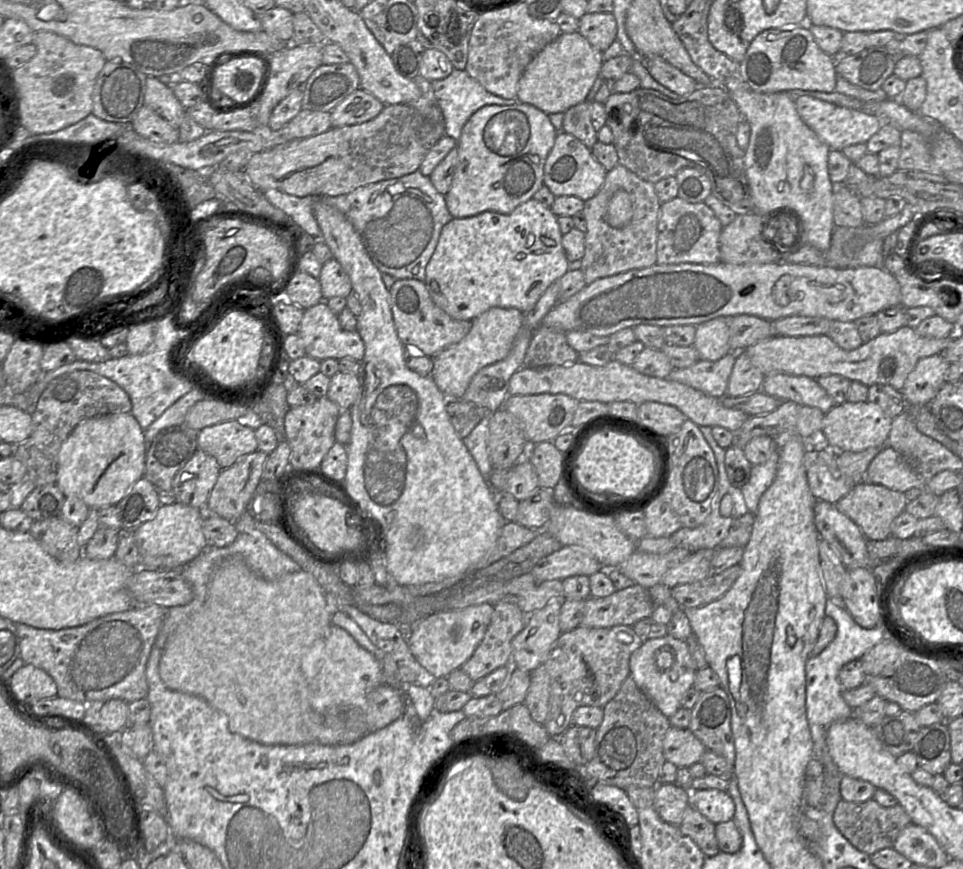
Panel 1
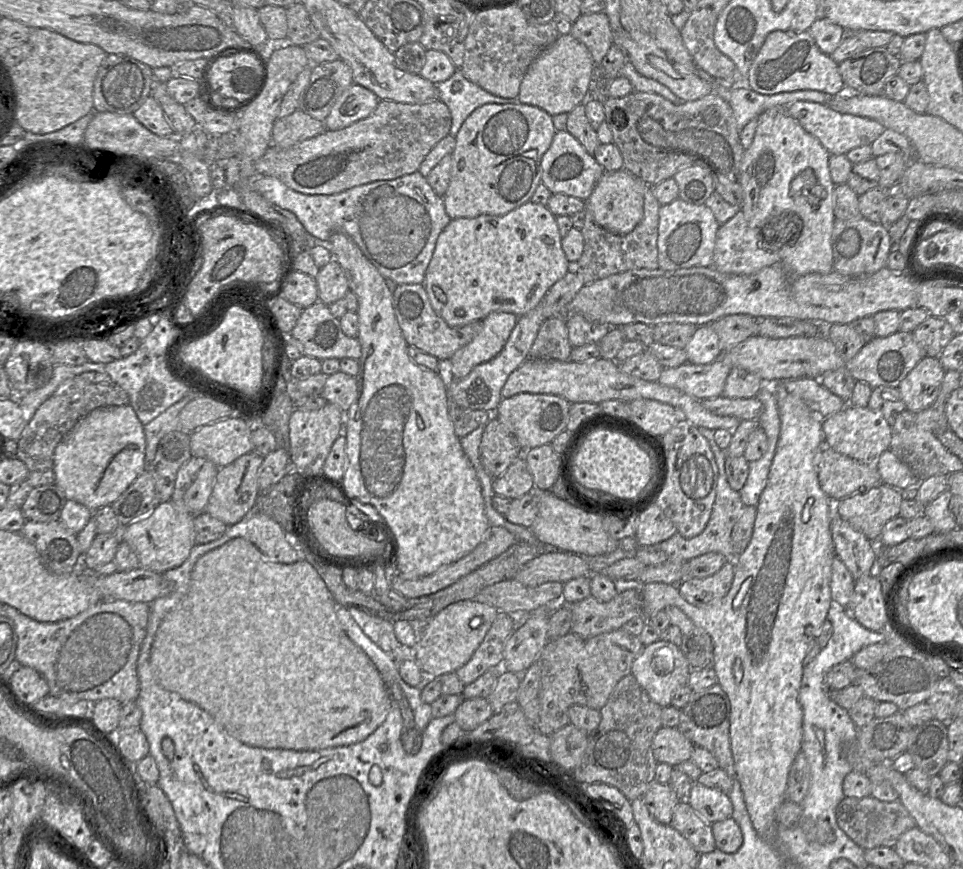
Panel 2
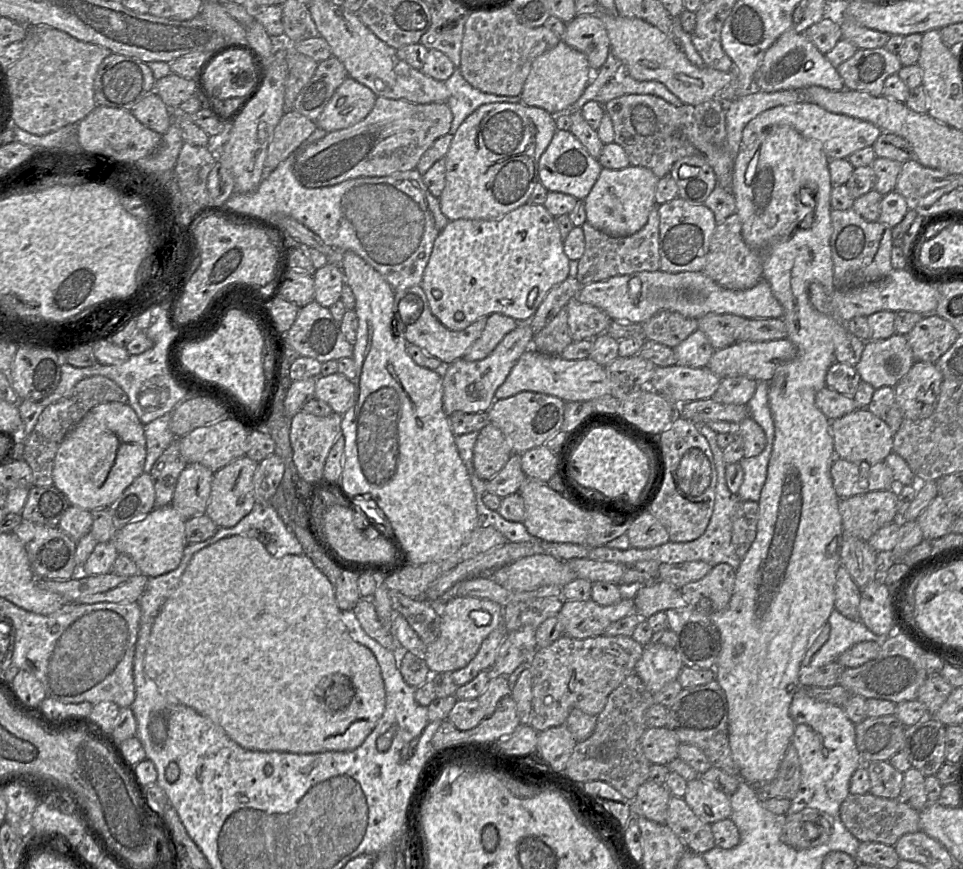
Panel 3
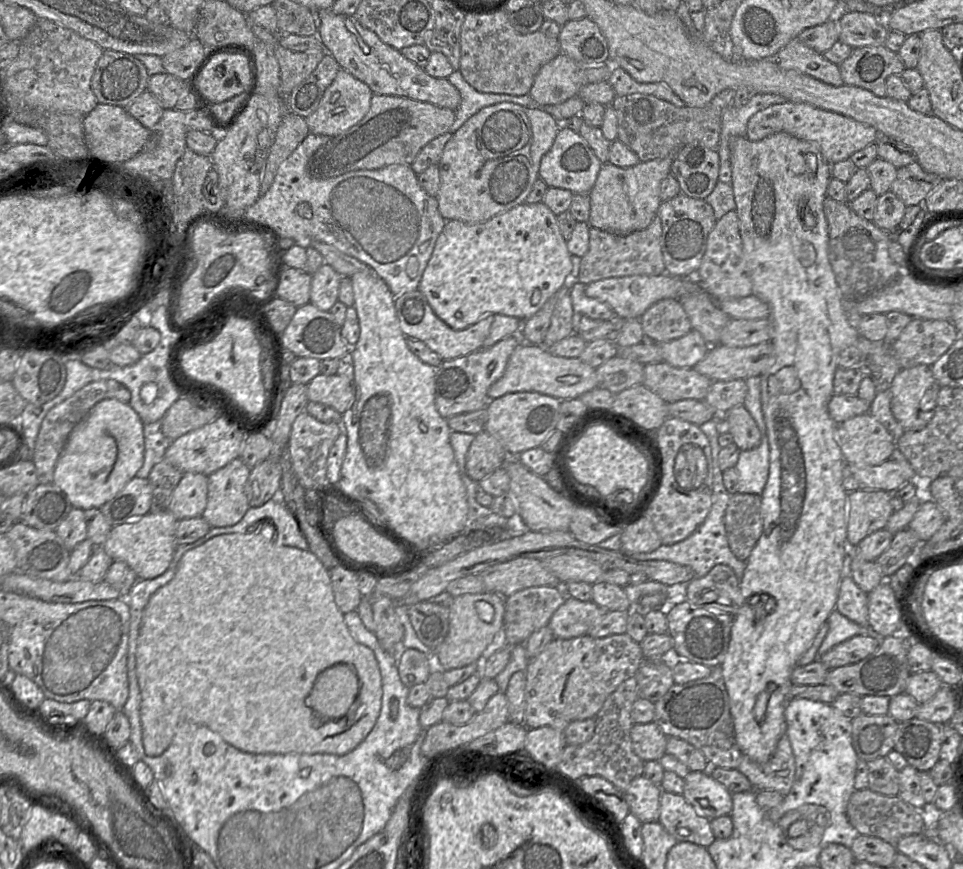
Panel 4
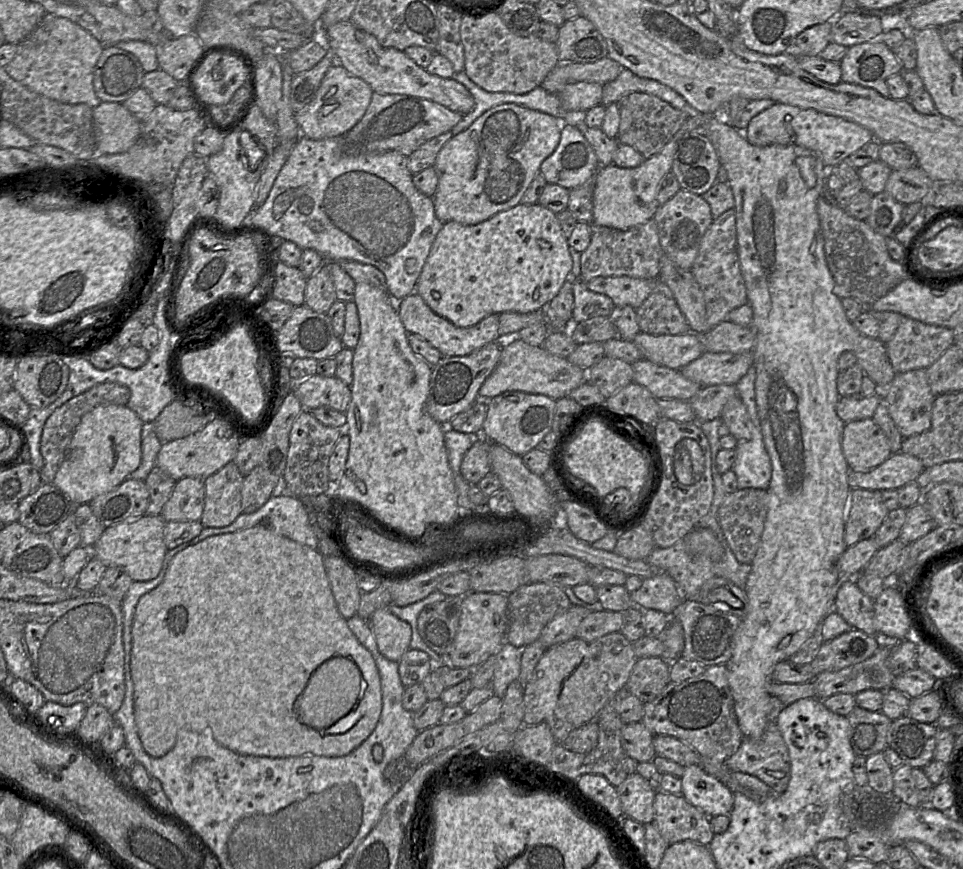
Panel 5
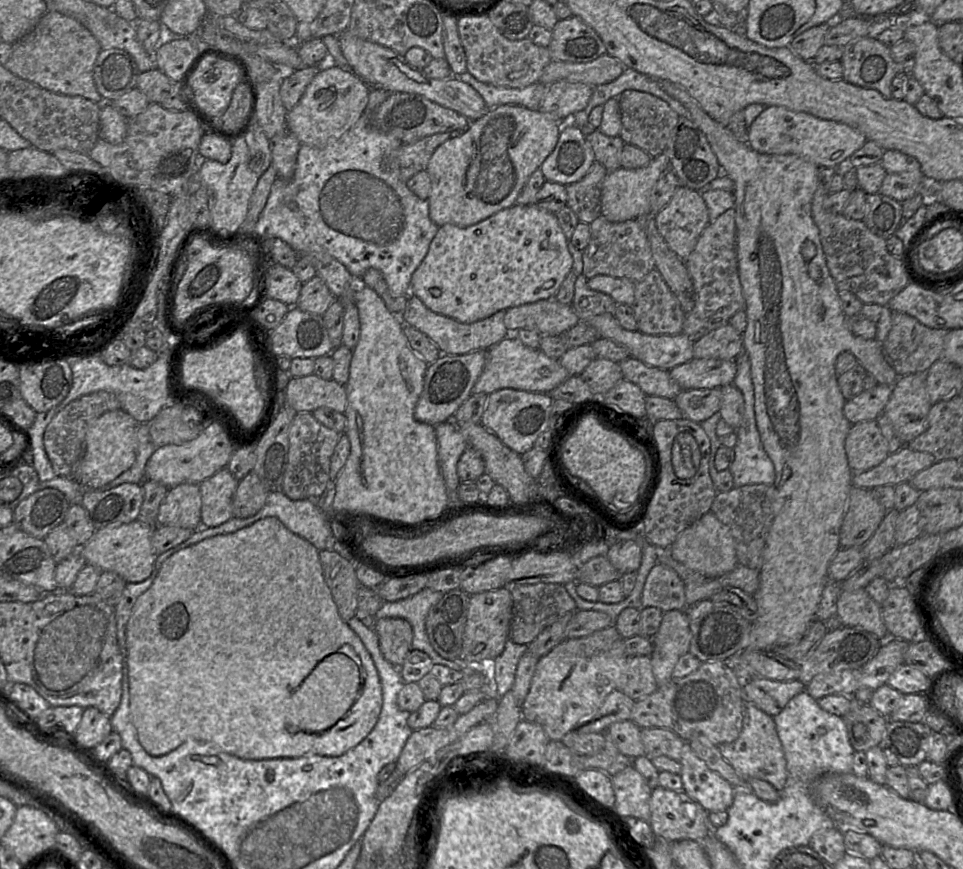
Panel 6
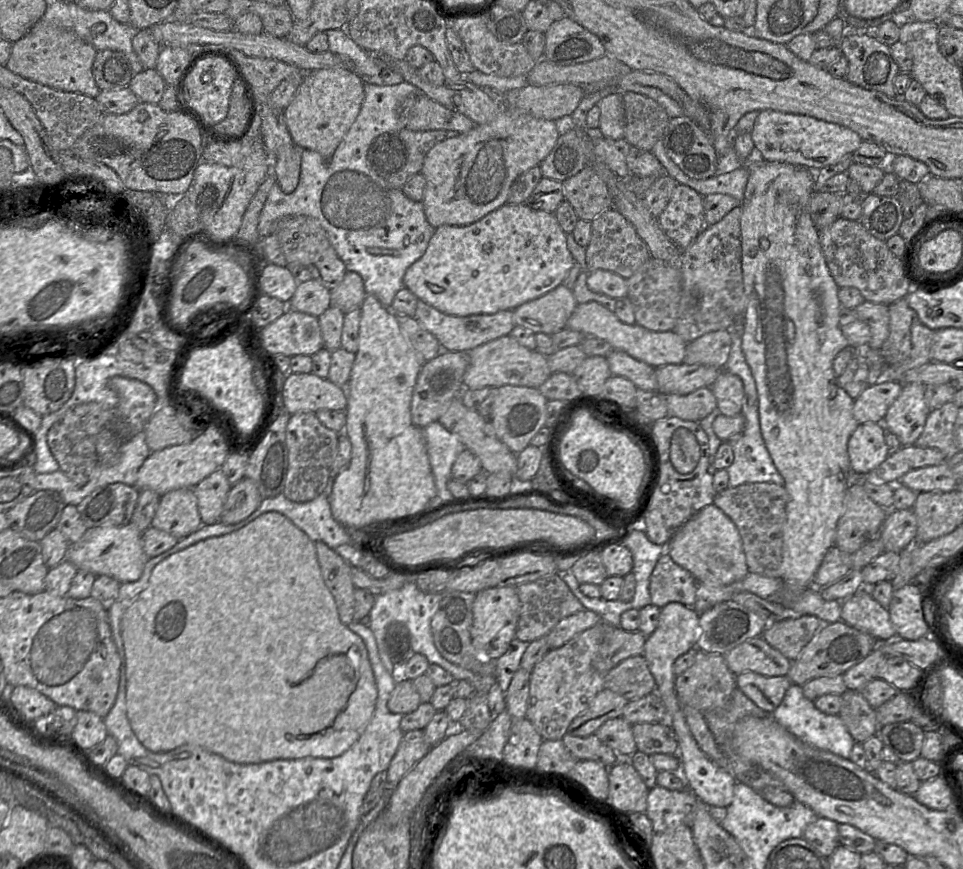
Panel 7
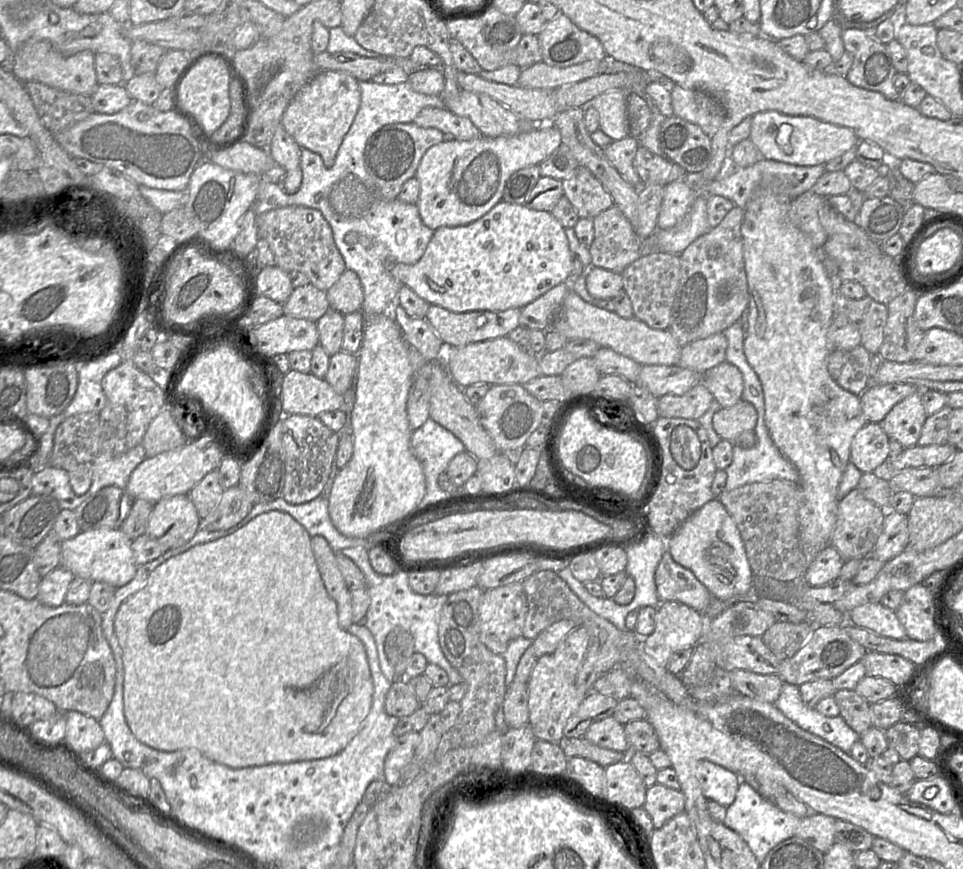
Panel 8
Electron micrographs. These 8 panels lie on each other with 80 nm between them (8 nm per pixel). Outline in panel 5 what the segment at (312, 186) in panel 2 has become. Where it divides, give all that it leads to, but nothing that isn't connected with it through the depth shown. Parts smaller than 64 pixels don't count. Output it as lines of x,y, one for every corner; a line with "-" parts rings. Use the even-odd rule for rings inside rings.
373,92
364,116
342,136
342,152
357,156
396,151
408,157
428,140
451,131
462,116
427,99
401,94
380,95

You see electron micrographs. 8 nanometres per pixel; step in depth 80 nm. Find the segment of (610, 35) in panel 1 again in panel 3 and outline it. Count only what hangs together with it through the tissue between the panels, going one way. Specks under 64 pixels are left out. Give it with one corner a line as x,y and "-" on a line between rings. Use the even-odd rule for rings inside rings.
600,13
576,16
566,24
562,40
586,55
593,72
604,64
610,53
610,40

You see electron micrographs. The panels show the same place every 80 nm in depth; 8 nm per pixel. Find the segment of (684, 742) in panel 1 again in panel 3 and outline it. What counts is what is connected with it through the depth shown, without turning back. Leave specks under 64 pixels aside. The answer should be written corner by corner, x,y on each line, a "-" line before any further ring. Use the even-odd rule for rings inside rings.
667,727
647,728
641,737
641,748
651,764
667,765
678,757
680,742

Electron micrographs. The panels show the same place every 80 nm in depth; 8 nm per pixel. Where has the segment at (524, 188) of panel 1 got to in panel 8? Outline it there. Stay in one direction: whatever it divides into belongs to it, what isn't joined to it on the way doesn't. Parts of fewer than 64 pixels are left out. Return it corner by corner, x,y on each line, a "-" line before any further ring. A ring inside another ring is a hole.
538,124
536,128
514,136
485,137
473,140
442,141
430,147
423,155
415,177
420,183
417,202
422,222
435,231
444,226
463,226
474,222
489,212
502,200
509,177
516,171
531,165
539,165
562,143
559,130
552,124

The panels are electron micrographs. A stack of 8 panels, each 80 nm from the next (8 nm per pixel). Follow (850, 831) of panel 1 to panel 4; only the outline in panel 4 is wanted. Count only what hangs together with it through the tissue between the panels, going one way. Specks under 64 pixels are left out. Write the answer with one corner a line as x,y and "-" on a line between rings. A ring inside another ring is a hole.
869,788
853,792
847,804
846,815
859,834
877,837
894,845
906,835
922,833
929,816
926,811
916,809
898,796
882,795

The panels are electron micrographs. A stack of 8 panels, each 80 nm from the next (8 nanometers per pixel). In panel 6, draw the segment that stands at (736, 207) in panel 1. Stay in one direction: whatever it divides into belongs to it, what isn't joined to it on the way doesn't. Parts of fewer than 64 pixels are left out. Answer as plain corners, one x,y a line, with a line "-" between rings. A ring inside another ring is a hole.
626,90
618,97
621,111
621,131
619,137
627,144
646,151
652,158
667,147
672,131
680,116
660,98
637,90

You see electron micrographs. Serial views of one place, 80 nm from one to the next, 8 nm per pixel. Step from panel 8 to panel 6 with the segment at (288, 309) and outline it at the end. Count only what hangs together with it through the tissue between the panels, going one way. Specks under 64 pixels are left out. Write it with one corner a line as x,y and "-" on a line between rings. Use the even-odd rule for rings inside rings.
317,275
303,283
297,304
301,310
323,315
335,296
331,293
325,282

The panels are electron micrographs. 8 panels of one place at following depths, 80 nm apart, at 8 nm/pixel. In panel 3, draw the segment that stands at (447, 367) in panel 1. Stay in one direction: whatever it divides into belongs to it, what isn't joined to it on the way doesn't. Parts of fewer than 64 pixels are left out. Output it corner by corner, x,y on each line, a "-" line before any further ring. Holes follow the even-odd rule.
493,313
488,316
481,336
472,344
462,357
466,361
478,361
486,358
519,322
512,317

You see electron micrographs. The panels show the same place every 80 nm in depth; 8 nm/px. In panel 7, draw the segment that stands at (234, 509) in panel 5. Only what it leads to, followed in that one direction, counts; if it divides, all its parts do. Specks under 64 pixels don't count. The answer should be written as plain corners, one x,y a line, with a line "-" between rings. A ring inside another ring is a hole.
221,468
200,481
193,489
197,497
198,511
204,525
219,522
223,506
232,485

